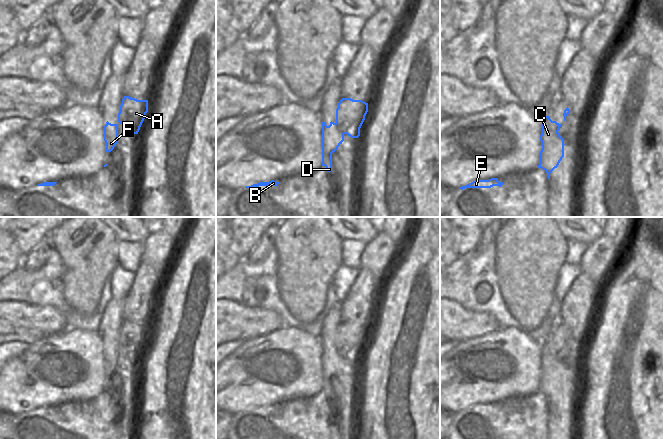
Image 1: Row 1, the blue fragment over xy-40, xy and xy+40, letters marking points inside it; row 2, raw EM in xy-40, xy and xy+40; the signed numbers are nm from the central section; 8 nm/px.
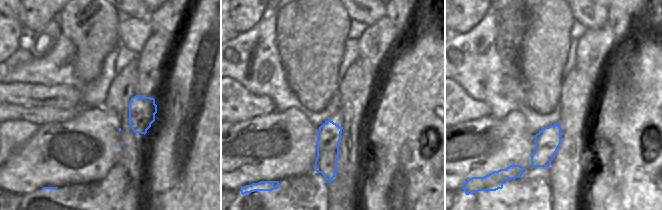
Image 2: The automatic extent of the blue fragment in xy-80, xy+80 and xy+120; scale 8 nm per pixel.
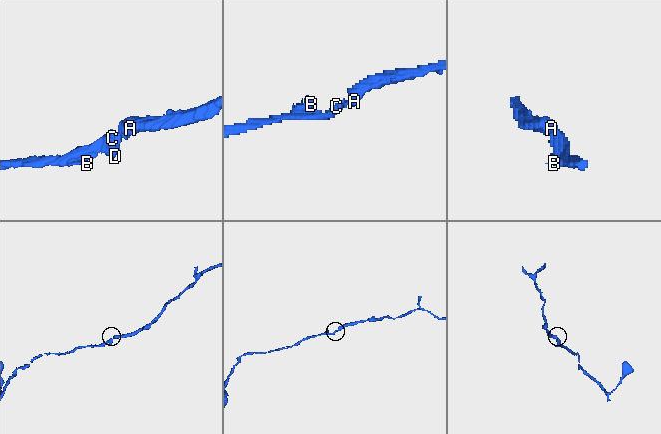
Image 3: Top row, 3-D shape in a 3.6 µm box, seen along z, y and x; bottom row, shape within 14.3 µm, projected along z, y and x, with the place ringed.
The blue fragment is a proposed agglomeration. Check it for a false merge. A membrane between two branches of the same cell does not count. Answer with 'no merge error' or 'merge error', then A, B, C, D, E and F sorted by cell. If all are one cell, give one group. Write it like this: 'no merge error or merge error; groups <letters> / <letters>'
no merge error; groups A B C D E F

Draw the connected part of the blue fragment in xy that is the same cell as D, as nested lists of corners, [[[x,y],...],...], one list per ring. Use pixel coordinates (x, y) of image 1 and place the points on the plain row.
[[[342,322],[336,333],[336,346],[327,350],[322,346],[322,390],[332,396],[332,377],[344,365],[344,359],[351,362],[360,360],[360,352],[368,336],[368,327],[362,324]]]

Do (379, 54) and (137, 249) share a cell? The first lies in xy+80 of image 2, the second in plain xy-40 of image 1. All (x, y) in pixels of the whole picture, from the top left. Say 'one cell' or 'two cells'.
two cells

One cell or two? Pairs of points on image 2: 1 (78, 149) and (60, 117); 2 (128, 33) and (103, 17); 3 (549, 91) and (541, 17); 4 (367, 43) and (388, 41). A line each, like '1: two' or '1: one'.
1: two
2: two
3: one
4: one

